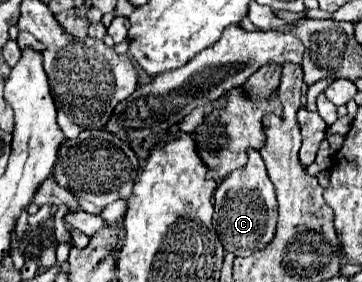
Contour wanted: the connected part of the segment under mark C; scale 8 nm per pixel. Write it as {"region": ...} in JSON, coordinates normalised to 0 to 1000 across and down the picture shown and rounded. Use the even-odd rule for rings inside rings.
{"region":[[[685,532],[685,582],[646,603],[591,674],[586,801],[597,809],[602,844],[624,894],[680,915],[713,887],[729,887],[751,858],[762,823],[762,773],[768,773],[768,723],[751,645],[735,617],[729,567],[718,539]]]}

